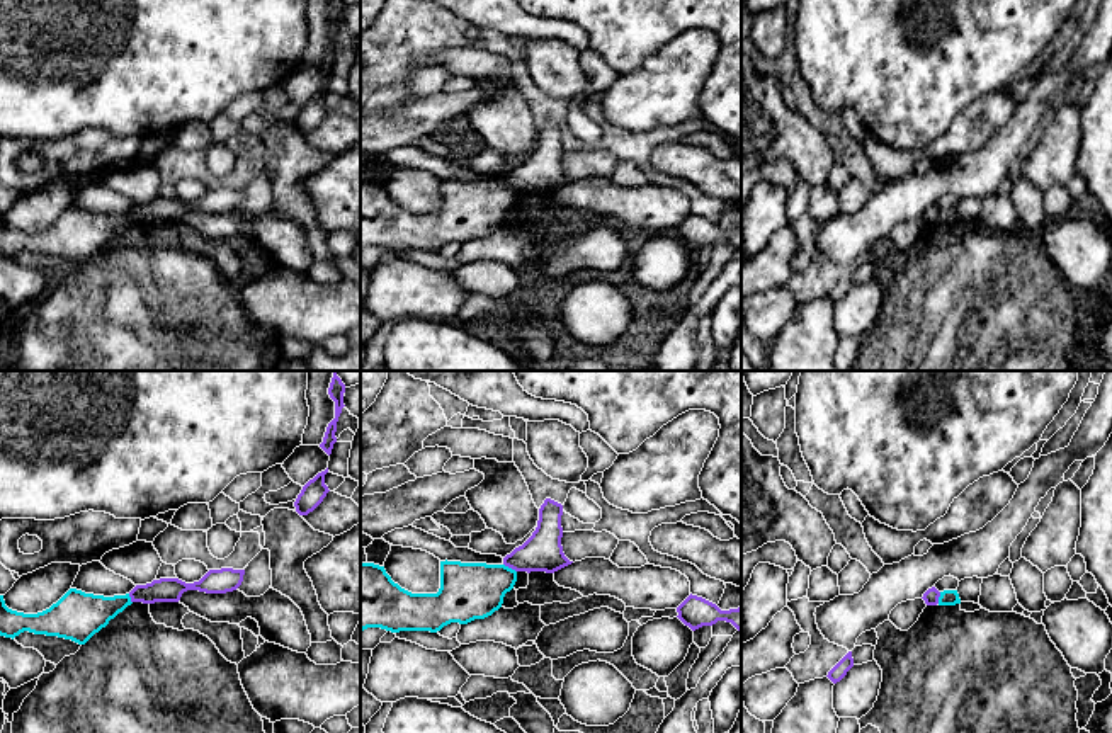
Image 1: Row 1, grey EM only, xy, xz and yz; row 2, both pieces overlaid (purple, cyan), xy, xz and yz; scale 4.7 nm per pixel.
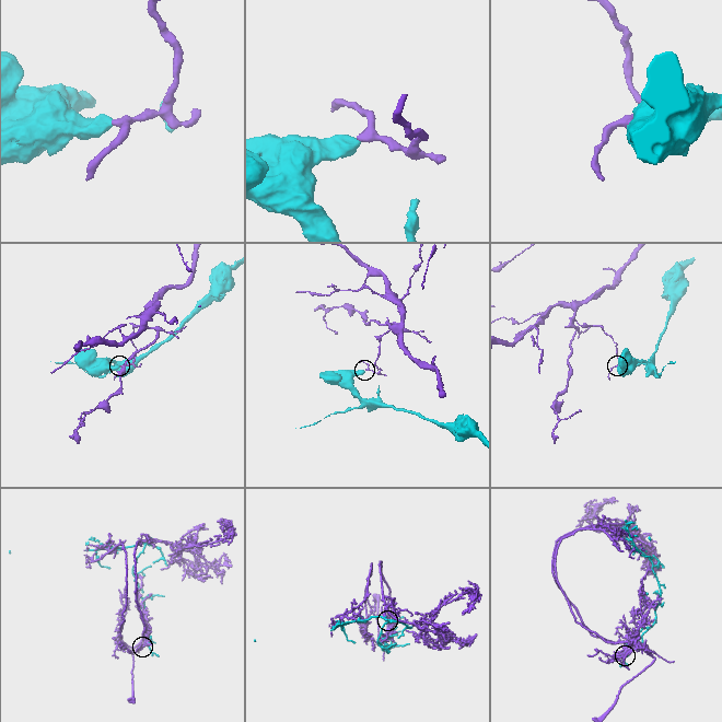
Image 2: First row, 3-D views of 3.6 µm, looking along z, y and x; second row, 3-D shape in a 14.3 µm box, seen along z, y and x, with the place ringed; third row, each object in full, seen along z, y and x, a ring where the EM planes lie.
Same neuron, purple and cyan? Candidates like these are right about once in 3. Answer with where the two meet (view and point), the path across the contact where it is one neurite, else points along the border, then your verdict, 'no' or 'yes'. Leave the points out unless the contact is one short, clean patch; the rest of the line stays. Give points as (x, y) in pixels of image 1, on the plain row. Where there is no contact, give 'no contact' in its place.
contact xz (510, 186); border xz (504, 182), (516, 191); no

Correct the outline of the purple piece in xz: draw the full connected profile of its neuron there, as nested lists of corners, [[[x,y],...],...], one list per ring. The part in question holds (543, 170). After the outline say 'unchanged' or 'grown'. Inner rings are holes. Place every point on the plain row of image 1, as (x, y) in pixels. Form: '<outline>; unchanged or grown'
[[[546,117],[539,128],[537,146],[532,155],[510,173],[503,177],[503,184],[515,190],[546,190],[554,192],[573,180],[570,180],[561,165],[563,124]]]; unchanged

